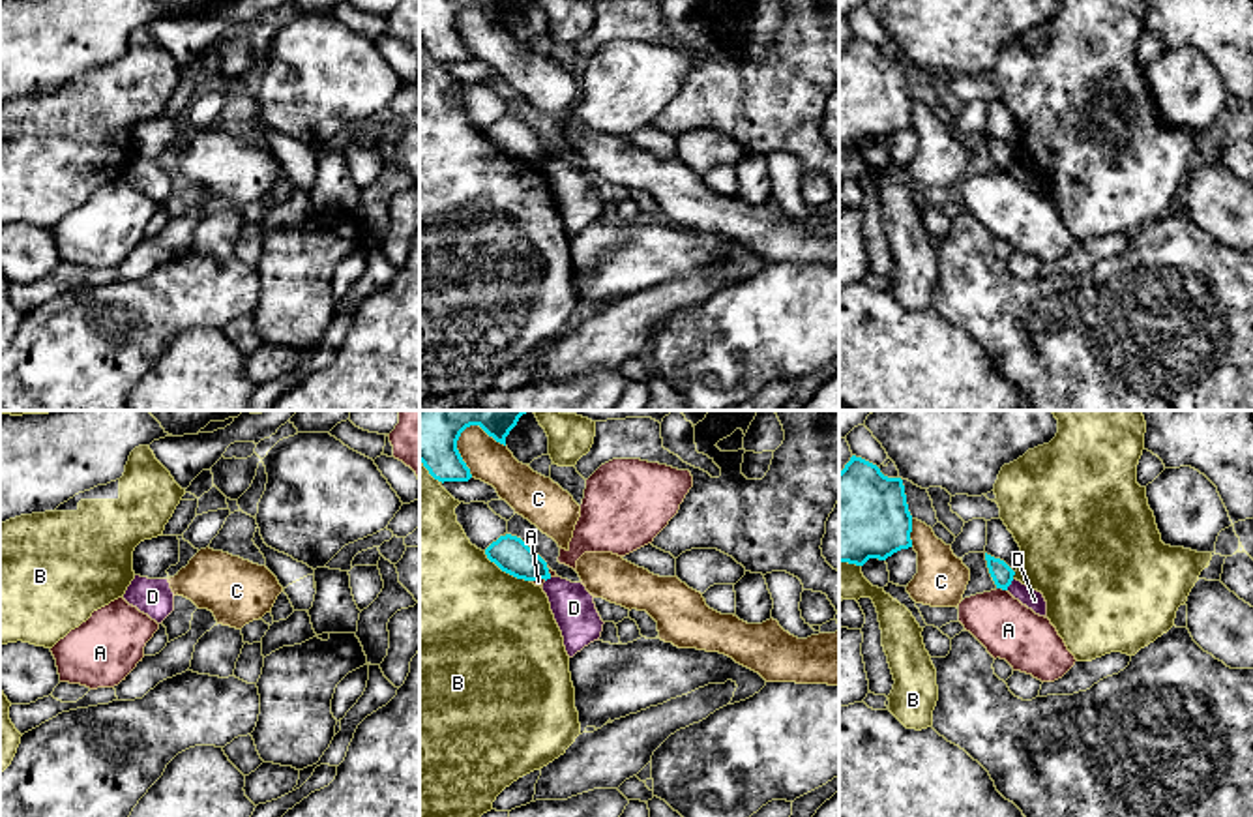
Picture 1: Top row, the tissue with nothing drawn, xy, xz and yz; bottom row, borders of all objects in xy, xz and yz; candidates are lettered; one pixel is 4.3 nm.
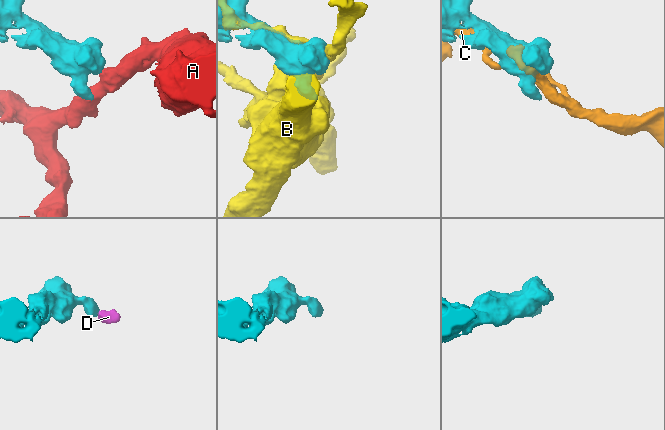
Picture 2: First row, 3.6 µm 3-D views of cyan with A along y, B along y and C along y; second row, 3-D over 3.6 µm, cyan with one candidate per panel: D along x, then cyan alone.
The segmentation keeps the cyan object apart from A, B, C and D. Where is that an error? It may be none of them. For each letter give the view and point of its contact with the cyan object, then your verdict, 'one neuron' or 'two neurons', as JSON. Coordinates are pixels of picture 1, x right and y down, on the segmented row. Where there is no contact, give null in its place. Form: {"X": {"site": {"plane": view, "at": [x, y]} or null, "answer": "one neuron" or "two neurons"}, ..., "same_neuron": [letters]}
{"A": {"site": {"plane": "yz", "at": [1002, 589]}, "answer": "two neurons"}, "B": {"site": {"plane": "xz", "at": [506, 572]}, "answer": "two neurons"}, "C": {"site": {"plane": "xz", "at": [456, 446]}, "answer": "two neurons"}, "D": {"site": {"plane": "yz", "at": [1010, 583]}, "answer": "two neurons"}, "same_neuron": []}

